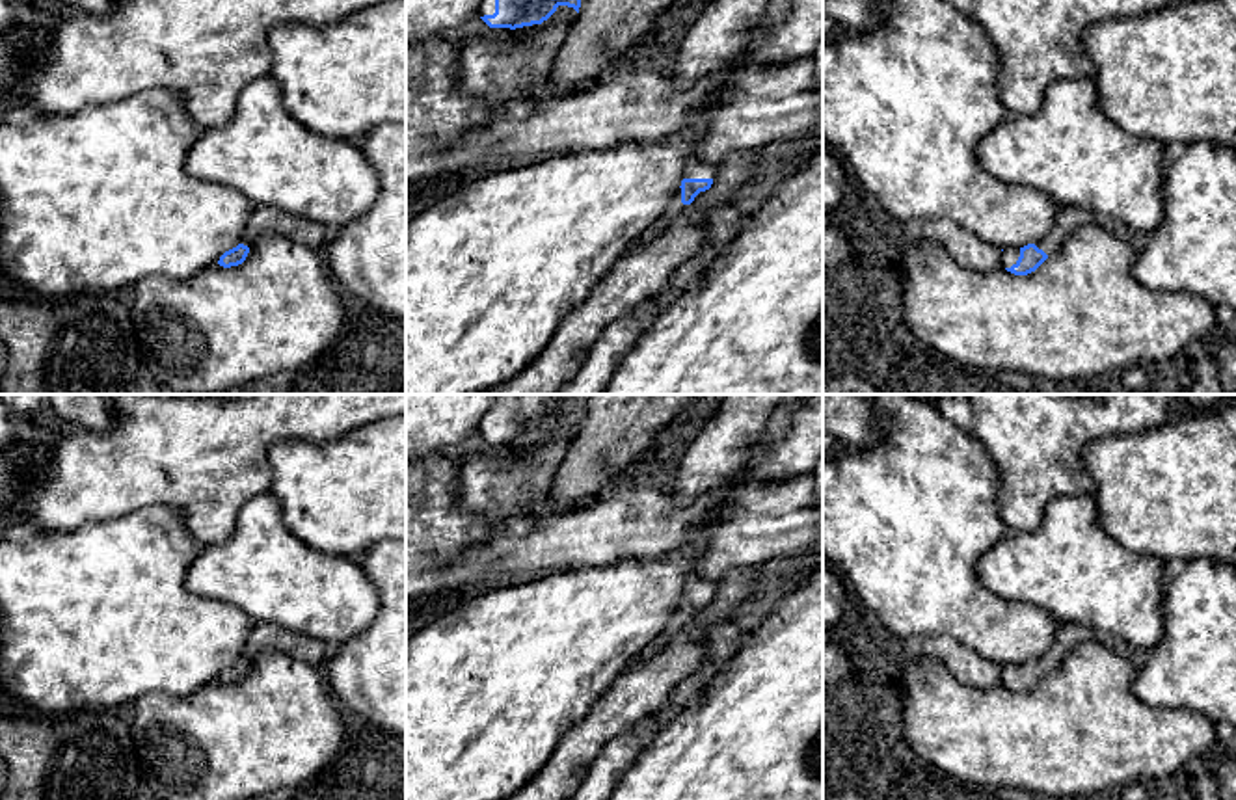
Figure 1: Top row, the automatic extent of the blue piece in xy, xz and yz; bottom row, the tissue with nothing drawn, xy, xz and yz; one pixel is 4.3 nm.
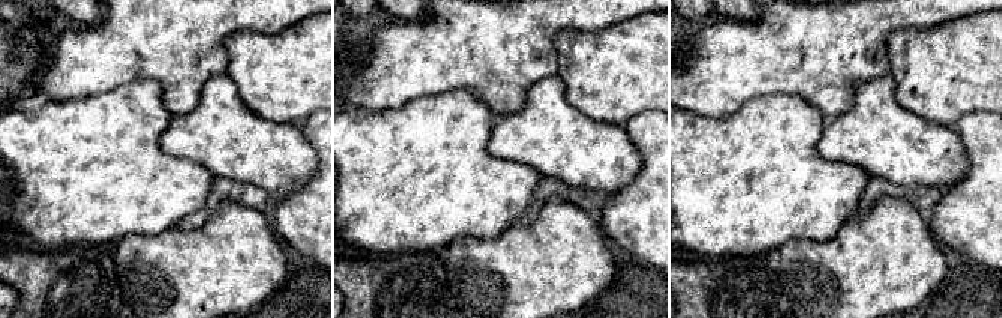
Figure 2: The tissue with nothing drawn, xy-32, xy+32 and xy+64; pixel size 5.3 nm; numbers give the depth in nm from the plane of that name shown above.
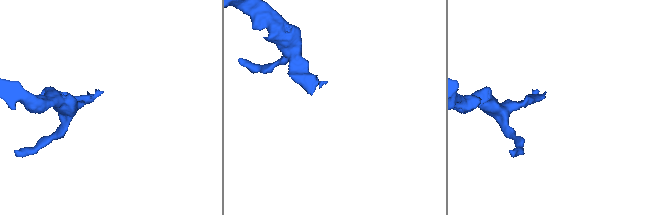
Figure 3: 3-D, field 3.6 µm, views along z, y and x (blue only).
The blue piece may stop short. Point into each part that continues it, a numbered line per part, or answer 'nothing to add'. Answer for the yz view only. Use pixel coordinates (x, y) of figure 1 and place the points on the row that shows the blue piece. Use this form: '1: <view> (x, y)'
1: yz (1009, 255)

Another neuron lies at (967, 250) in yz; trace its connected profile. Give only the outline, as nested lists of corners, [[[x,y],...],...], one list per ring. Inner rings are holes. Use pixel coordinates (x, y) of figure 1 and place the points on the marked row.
[[[936,218],[923,223],[923,233],[946,249],[949,257],[964,270],[990,272],[1000,264],[1001,249],[990,242],[979,240],[957,223]]]

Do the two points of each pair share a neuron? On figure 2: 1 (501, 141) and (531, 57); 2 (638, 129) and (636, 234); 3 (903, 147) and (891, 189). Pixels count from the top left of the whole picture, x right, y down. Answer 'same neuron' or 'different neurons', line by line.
1: different neurons
2: same neuron
3: different neurons

